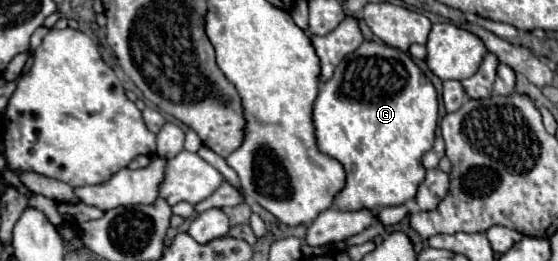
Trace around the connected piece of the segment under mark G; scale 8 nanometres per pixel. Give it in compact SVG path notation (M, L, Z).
M364 41L352 55L344 57L332 79L322 85L314 101L312 121L318 149L340 161L346 171L346 185L334 197L334 205L340 211L374 211L378 207L404 205L414 199L418 185L424 181L426 169L422 167L422 155L434 145L438 95L426 75L414 65L410 55L376 41Z

